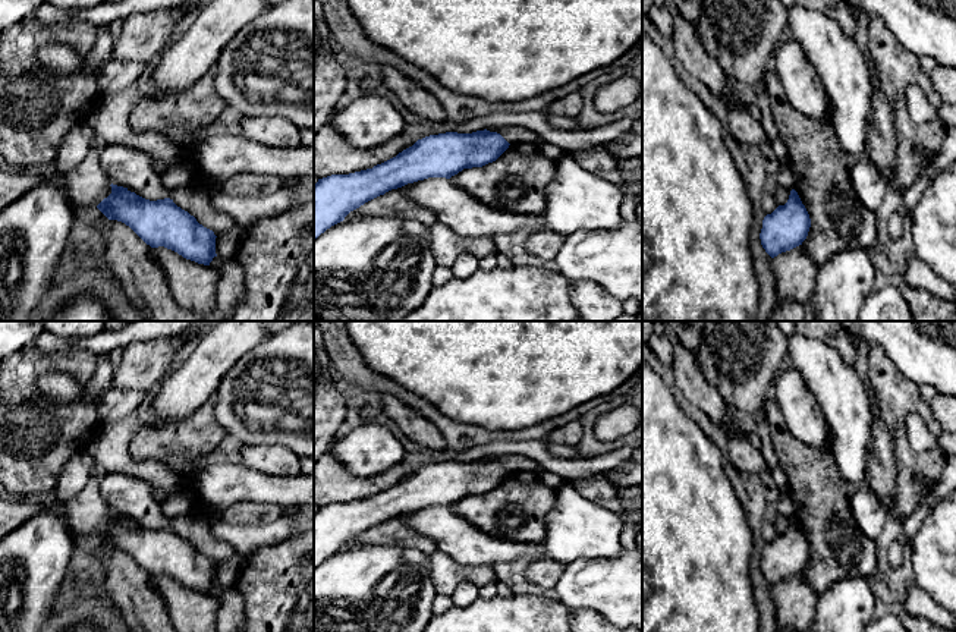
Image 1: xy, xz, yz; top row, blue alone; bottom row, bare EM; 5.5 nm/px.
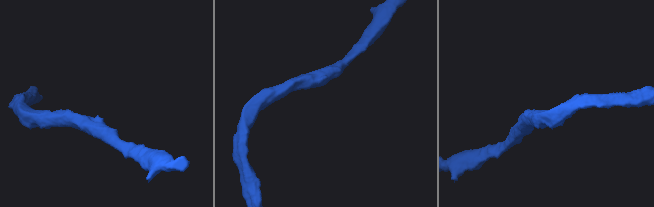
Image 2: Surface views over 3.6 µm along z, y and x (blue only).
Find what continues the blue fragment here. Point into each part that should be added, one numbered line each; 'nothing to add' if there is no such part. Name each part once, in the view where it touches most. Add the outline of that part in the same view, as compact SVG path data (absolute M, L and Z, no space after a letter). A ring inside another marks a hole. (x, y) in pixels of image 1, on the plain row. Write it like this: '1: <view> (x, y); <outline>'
nothing to add

